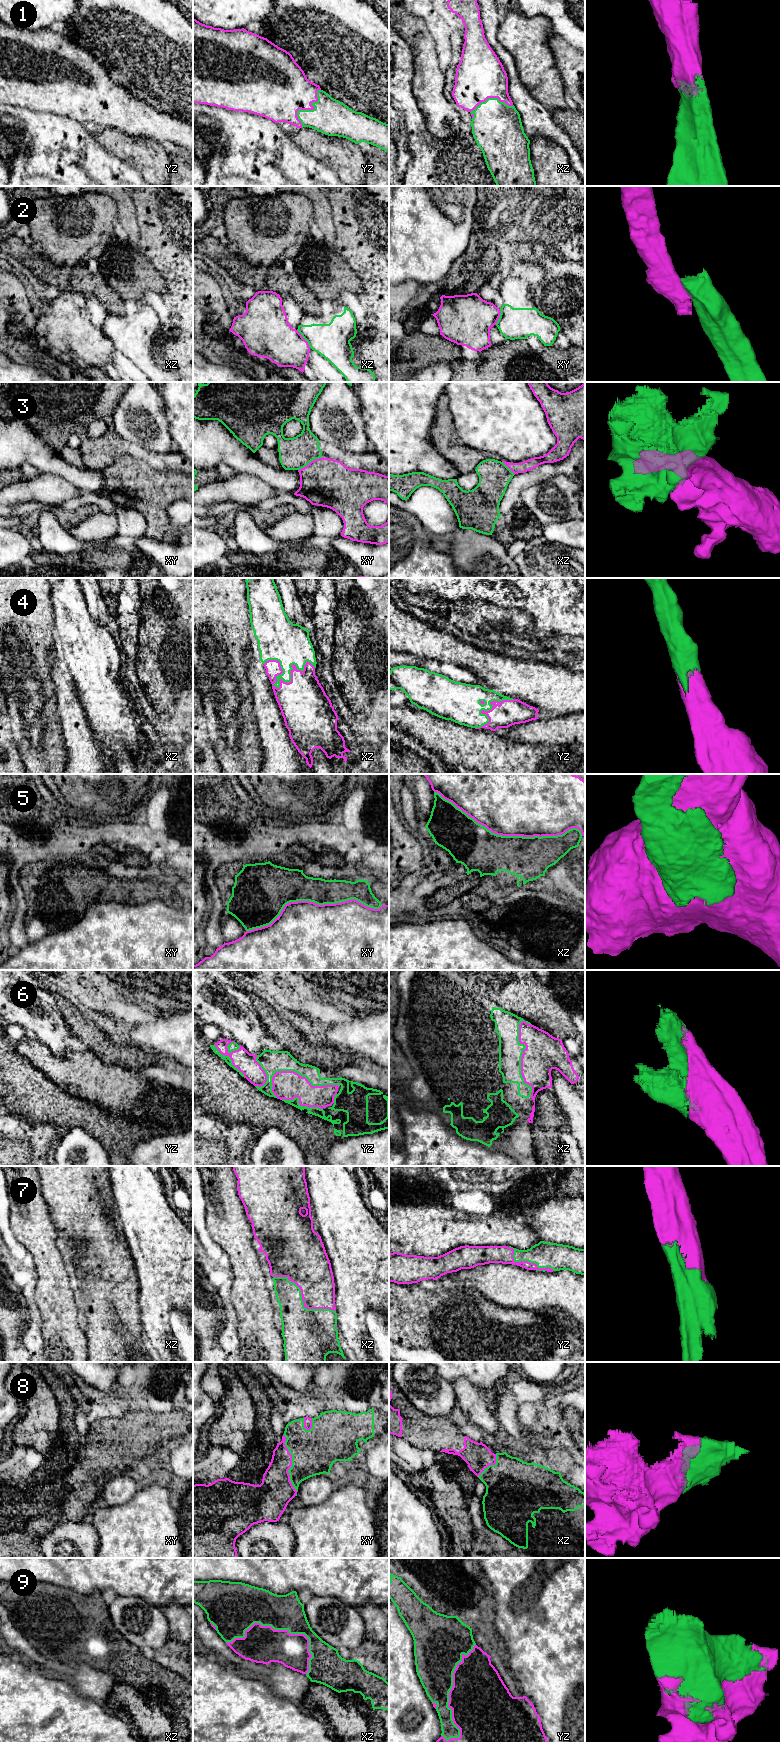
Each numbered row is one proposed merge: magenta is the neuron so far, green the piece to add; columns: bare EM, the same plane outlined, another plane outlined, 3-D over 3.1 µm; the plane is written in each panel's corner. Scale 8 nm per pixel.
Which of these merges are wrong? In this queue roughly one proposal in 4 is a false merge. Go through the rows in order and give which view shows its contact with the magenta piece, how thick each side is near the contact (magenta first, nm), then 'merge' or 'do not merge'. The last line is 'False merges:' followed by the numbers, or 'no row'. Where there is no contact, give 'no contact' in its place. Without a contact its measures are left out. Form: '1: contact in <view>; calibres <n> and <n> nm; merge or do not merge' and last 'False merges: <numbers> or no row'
1: contact in yz; calibres 400 and 300 nm; merge
2: contact in xz; calibres 340 and 280 nm; do not merge
3: contact in xy; calibres 380 and 260 nm; do not merge
4: contact in xz; calibres 400 and 220 nm; merge
5: contact in xz; calibres 500 and 340 nm; do not merge
6: contact in xz; calibres 300 and 190 nm; merge
7: contact in xz; calibres 340 and 360 nm; merge
8: contact in xy; calibres 280 and 360 nm; merge
9: contact in xz; calibres 300 and 280 nm; merge
False merges: 2, 3, 5

